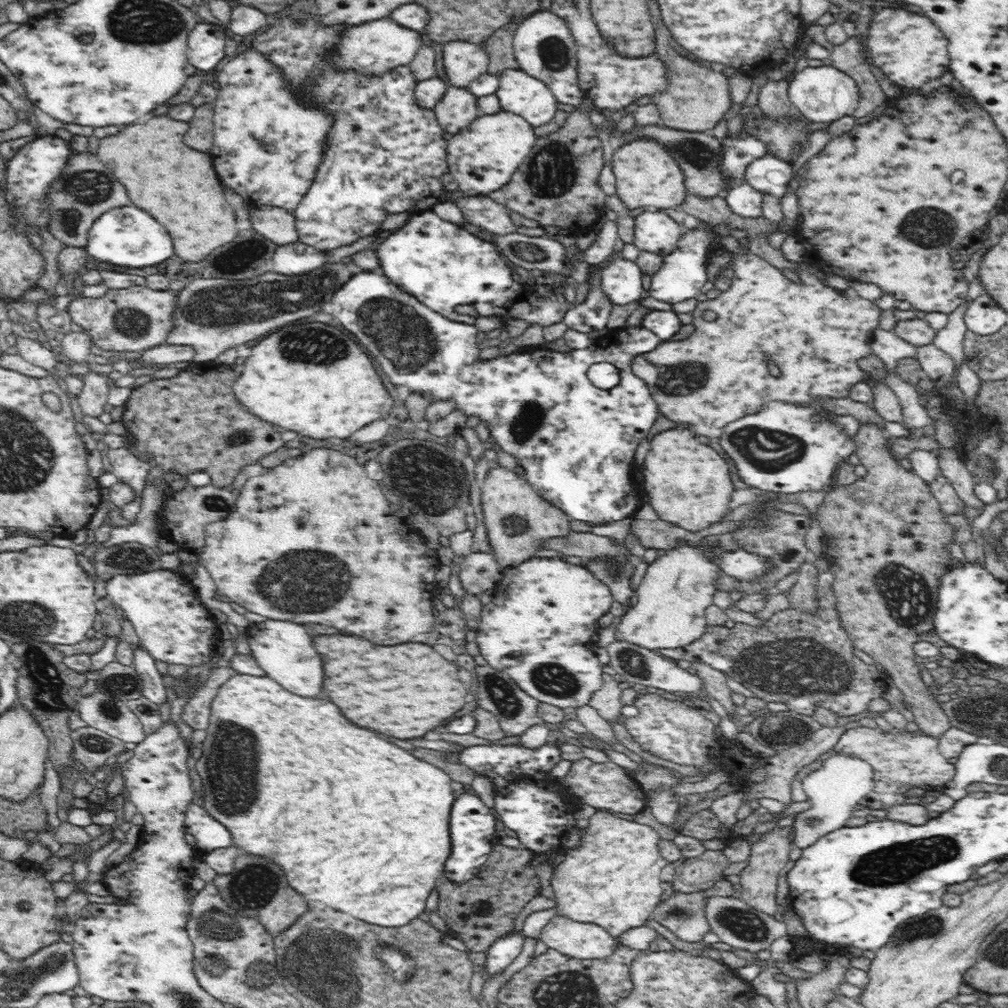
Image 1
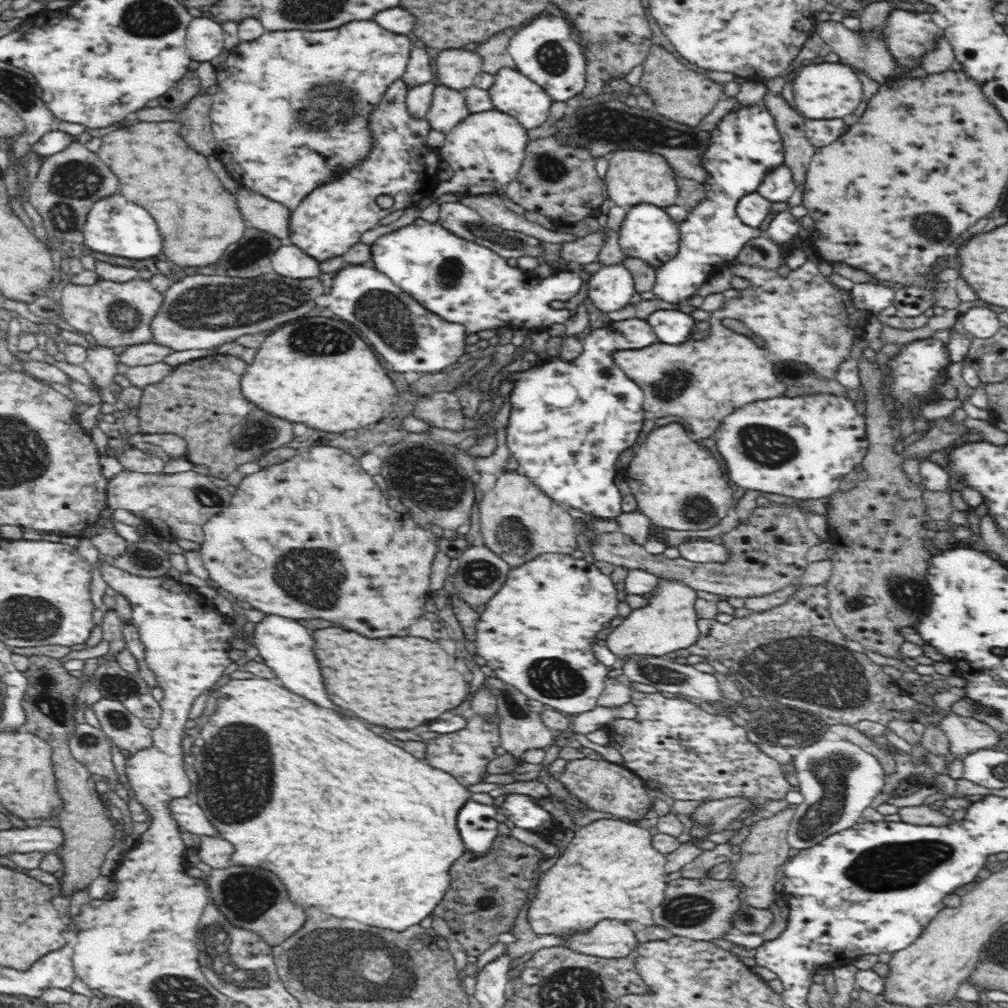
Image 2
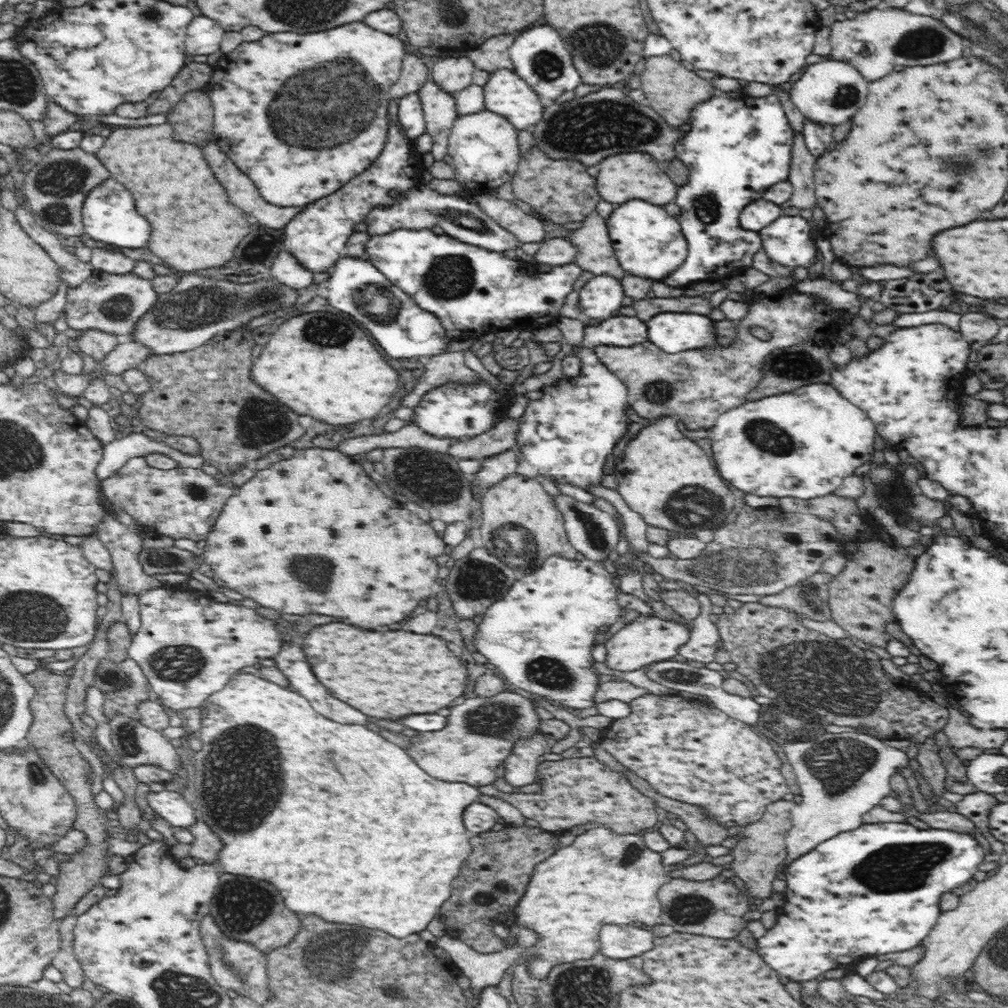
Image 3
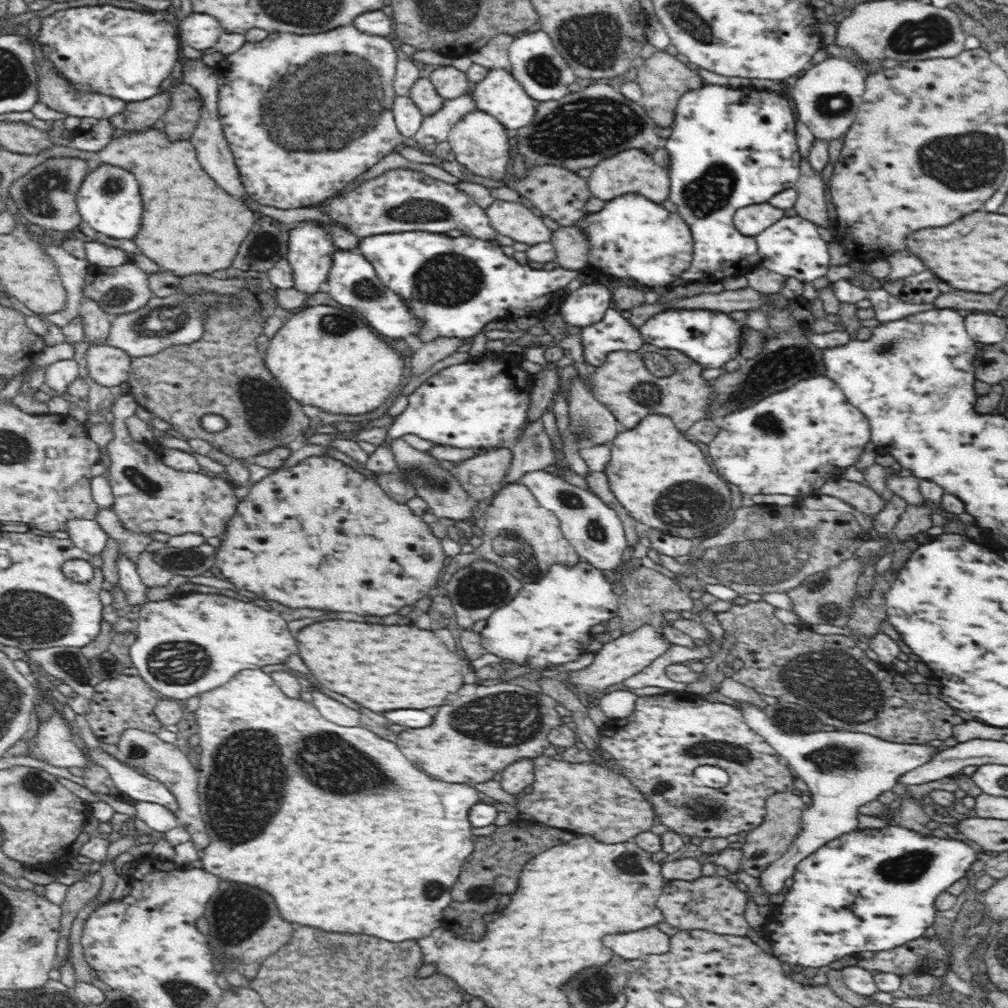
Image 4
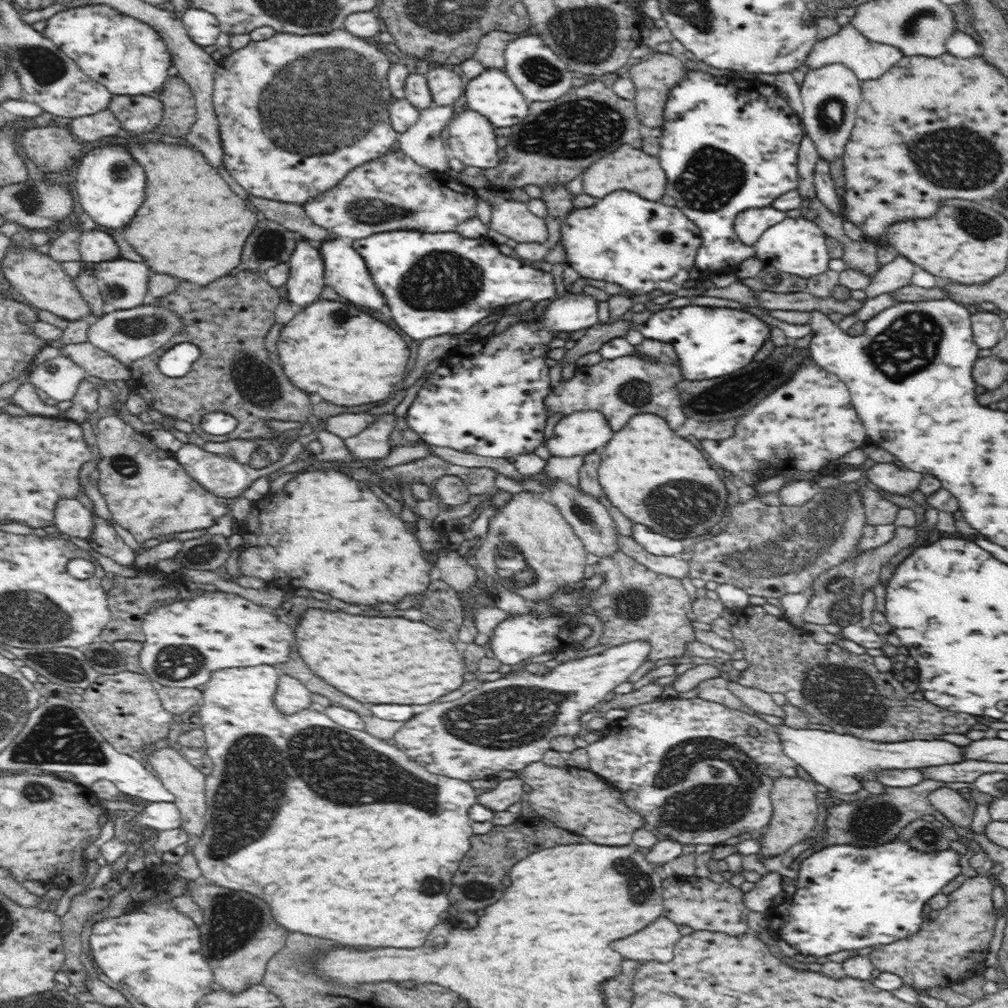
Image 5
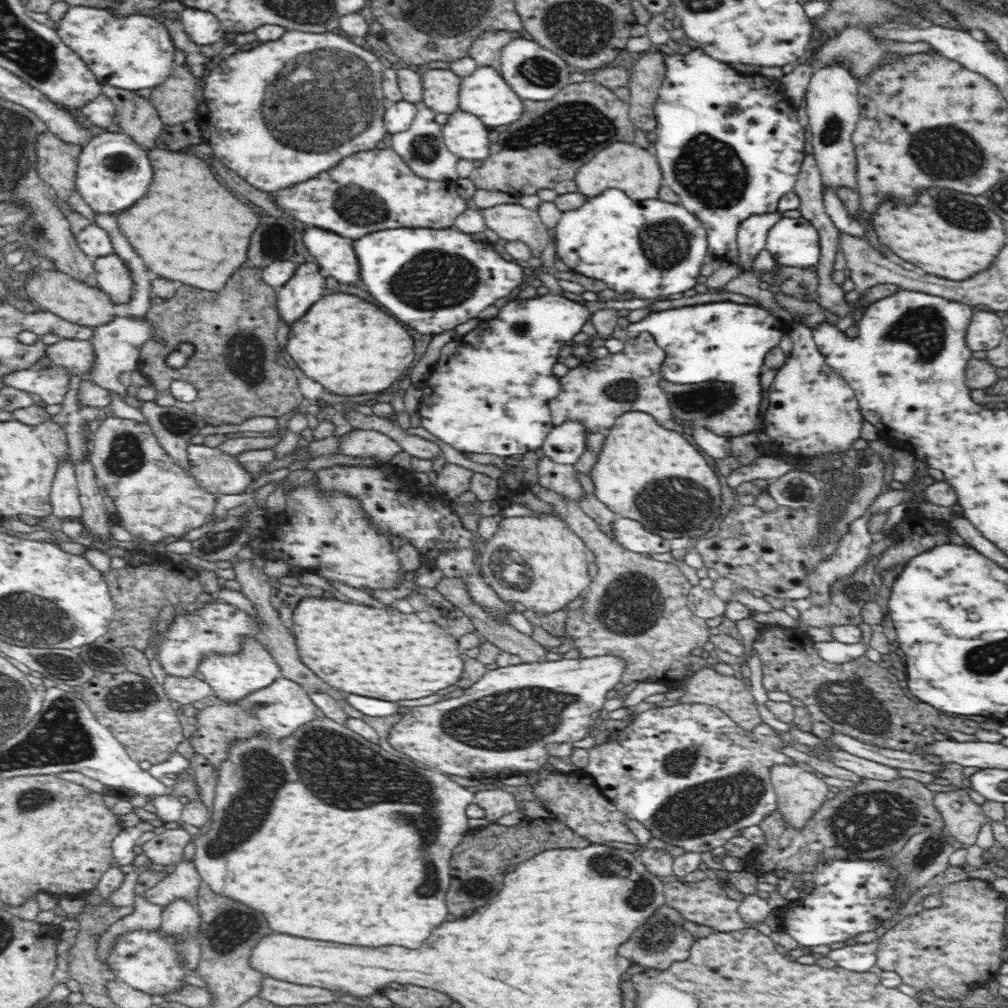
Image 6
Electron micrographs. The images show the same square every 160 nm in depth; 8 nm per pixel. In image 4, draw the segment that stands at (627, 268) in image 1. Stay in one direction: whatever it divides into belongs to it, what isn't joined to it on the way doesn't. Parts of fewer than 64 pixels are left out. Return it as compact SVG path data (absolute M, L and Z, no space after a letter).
M584 284L561 298L558 314L570 326L588 327L602 321L613 302L612 296L612 290L604 285Z

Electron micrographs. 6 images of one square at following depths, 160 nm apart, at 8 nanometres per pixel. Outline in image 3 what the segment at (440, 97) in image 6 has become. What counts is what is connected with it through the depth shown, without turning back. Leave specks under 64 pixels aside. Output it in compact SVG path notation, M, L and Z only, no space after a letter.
M466 57L435 58L432 80L450 95L473 83L475 64Z

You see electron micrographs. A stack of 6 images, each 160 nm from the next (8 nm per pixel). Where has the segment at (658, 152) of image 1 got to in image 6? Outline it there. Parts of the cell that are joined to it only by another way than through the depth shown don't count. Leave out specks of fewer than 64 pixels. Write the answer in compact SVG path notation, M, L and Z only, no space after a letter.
M614 142L612 146L598 152L590 162L586 162L580 170L577 170L574 181L578 187L577 191L588 197L598 196L610 188L618 188L630 194L630 198L648 200L658 198L658 190L662 186L662 172L656 156L650 154L648 150L624 142Z

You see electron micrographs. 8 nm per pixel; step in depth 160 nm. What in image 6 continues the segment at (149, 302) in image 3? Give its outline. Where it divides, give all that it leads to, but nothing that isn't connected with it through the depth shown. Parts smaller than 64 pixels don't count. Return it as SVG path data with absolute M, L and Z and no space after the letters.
M109 254L108 256L96 257L93 259L96 269L96 283L97 286L110 296L110 299L116 305L128 304L132 298L133 280L131 279L130 271L125 265L125 262L116 254Z

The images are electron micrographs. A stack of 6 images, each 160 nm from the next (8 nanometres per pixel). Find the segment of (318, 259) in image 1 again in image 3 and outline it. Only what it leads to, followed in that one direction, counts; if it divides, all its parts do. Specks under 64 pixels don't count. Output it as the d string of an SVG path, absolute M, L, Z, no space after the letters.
M282 250L276 256L276 260L272 262L271 273L272 278L280 284L300 290L300 288L306 288L312 284L314 272L310 272L305 266L297 262L296 258L288 251Z

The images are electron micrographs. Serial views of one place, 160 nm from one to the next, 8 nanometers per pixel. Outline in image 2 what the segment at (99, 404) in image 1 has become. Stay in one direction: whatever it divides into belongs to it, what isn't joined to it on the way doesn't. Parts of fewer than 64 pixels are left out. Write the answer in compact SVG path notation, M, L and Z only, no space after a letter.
M92 344L92 348L87 349L87 357L80 364L92 378L96 387L108 387L113 382L118 368L117 356L112 349Z

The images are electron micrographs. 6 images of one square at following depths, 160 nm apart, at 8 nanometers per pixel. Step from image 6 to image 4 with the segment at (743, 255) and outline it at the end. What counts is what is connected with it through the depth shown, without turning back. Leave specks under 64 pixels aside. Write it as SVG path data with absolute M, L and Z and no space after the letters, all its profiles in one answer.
M769 202L753 204L742 207L734 213L733 225L744 236L755 237L784 217L784 211Z

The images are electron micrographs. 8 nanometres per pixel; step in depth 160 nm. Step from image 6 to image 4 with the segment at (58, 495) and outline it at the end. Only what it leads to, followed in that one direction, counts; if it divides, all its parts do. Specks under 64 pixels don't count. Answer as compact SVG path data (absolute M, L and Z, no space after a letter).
M77 518L67 520L67 532L69 538L78 548L92 555L100 554L109 539L96 519Z

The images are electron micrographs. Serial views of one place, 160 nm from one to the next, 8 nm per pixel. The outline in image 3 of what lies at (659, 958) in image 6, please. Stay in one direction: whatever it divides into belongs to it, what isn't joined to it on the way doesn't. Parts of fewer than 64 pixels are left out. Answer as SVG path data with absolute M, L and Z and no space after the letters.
M641 925L602 926L600 942L604 956L626 960L640 957L644 952L654 948L654 933Z

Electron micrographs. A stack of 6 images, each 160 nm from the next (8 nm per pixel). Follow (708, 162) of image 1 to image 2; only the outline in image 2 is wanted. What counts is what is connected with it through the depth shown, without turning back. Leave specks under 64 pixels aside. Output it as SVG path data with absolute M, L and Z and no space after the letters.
M611 100L573 108L556 122L557 138L585 147L594 157L602 157L614 150L646 150L661 154L670 162L676 176L690 178L704 184L709 174L704 167L705 150L709 148L711 134L700 127L690 127L663 117L654 110L628 106L620 100Z

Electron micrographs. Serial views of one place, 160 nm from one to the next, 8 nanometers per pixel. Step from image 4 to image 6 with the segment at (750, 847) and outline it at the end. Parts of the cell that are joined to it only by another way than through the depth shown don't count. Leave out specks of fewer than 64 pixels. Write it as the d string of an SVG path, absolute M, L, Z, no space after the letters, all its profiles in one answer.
M797 763L774 765L770 777L777 795L777 809L795 830L810 822L830 792L822 778L802 769Z

